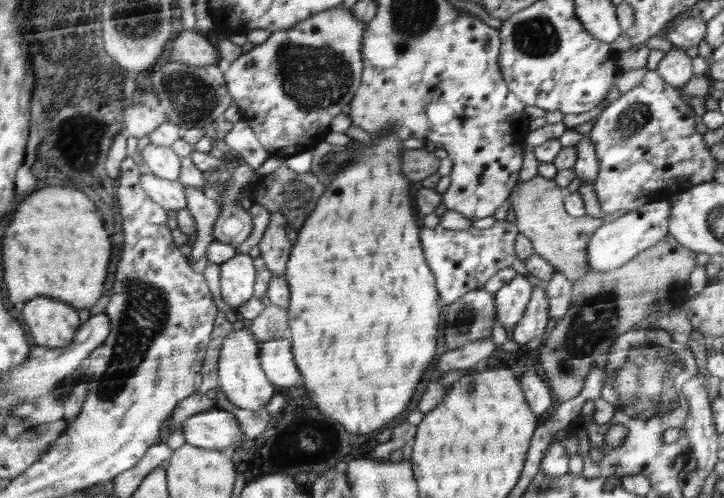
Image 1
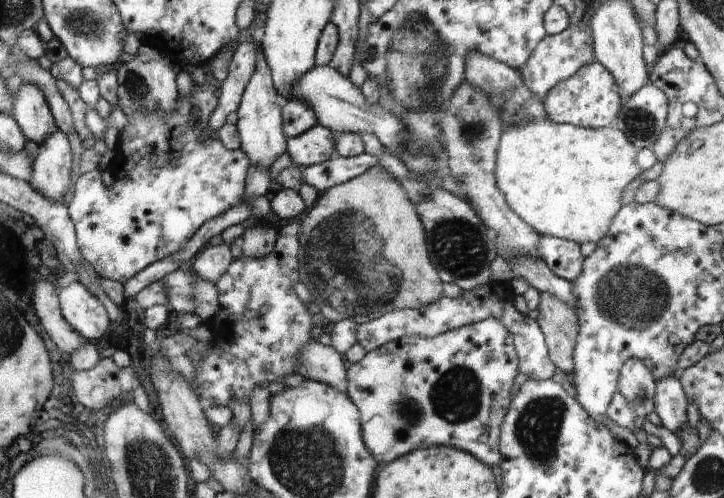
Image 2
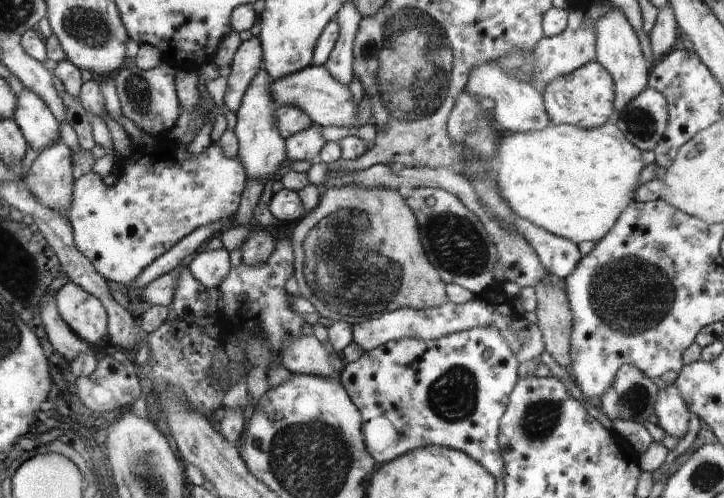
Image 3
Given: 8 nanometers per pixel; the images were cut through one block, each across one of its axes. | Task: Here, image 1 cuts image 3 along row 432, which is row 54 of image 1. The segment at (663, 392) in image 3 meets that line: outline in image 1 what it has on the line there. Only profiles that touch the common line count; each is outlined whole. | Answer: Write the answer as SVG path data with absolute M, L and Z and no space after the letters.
M673 46L658 63L656 72L674 88L688 84L693 75L692 58L686 55L686 49Z

